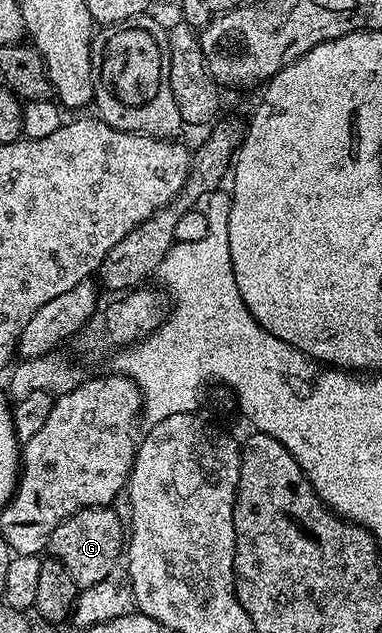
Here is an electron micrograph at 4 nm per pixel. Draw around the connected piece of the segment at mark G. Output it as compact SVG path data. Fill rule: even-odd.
M110 506L86 507L53 529L49 551L65 569L69 569L69 577L73 577L80 589L92 587L97 581L105 581L105 577L120 566L125 555L125 524Z

